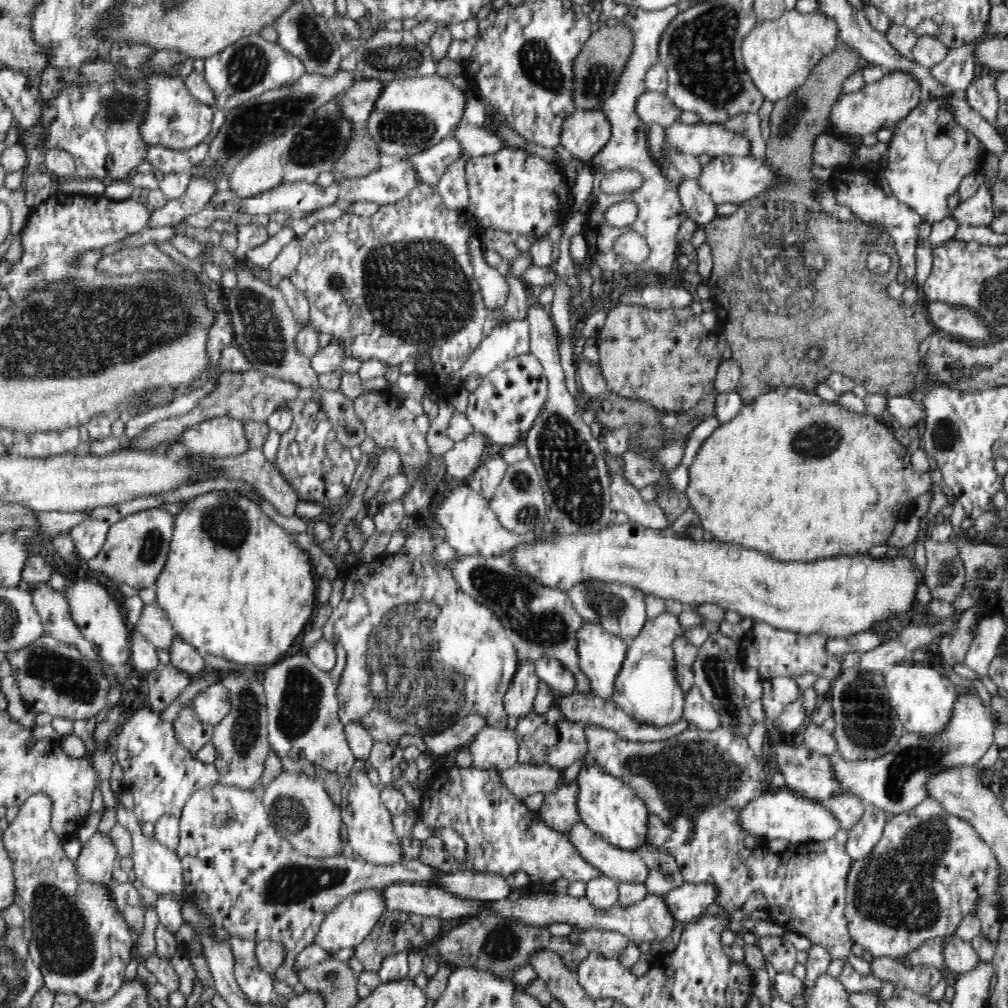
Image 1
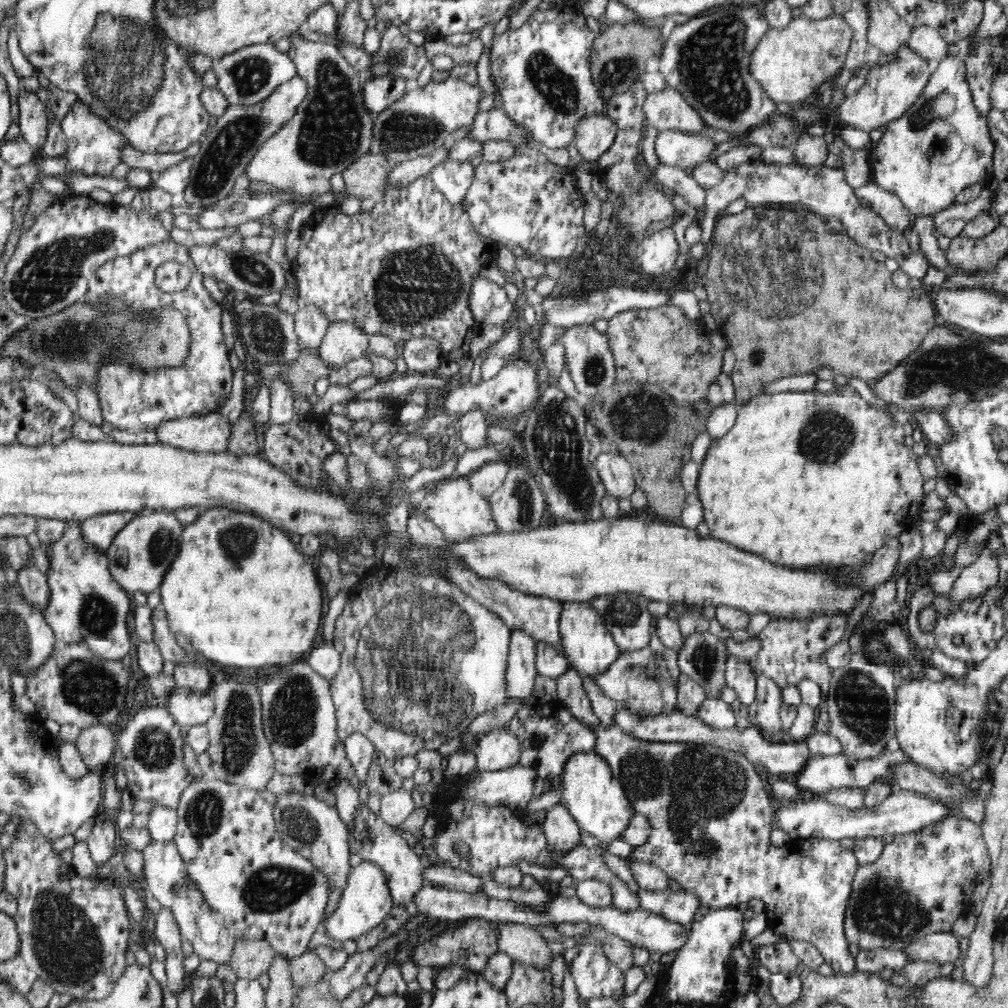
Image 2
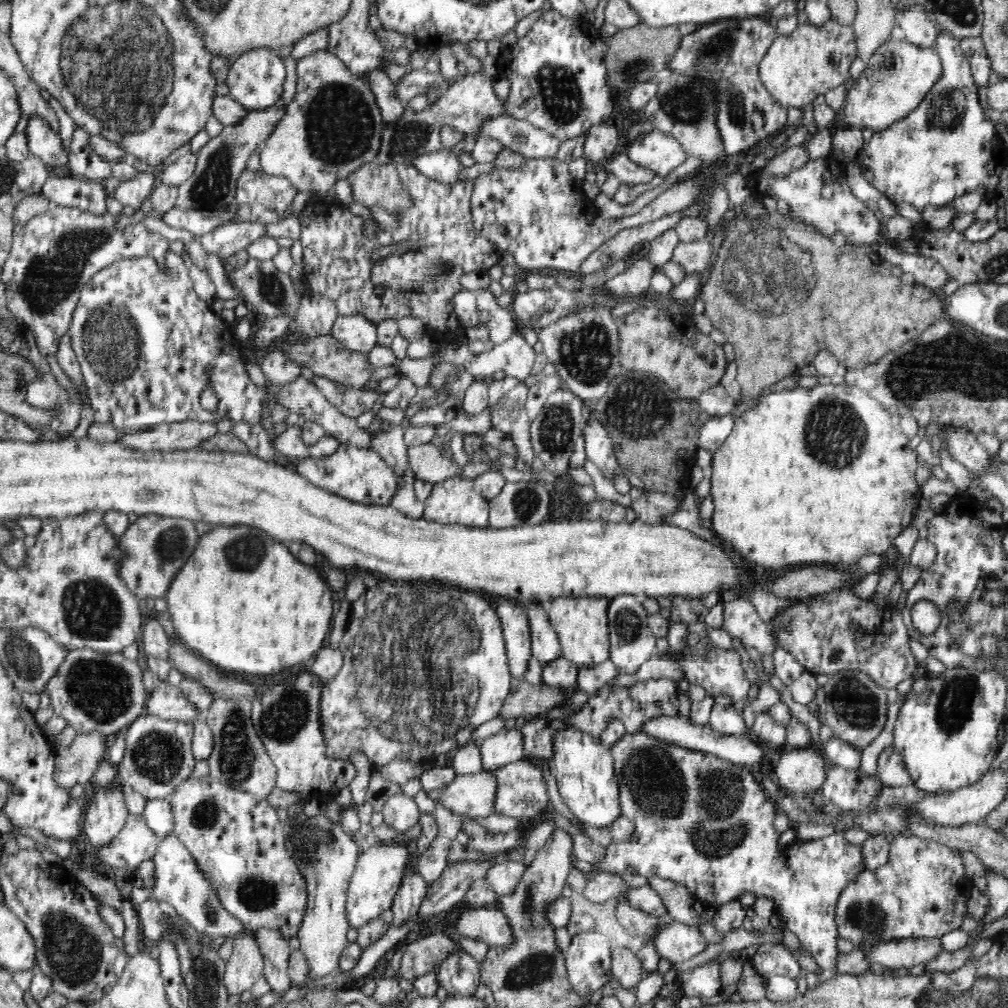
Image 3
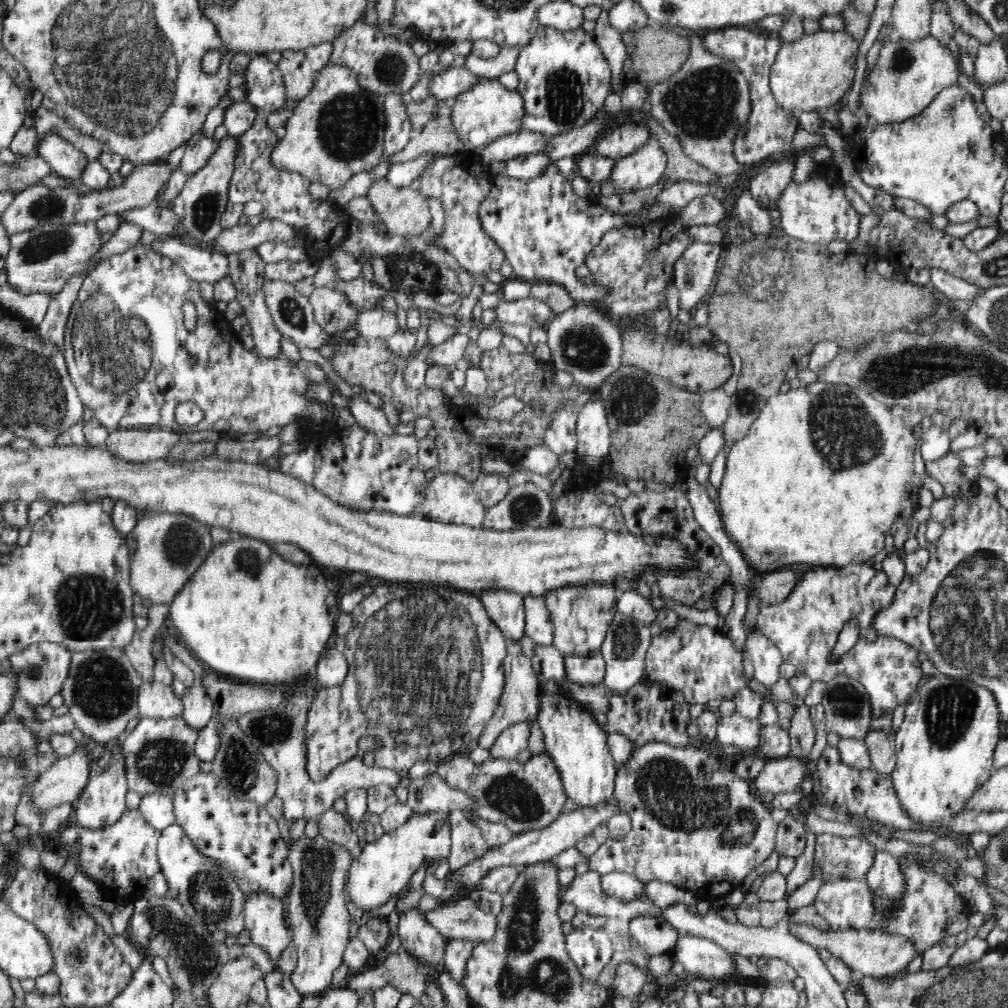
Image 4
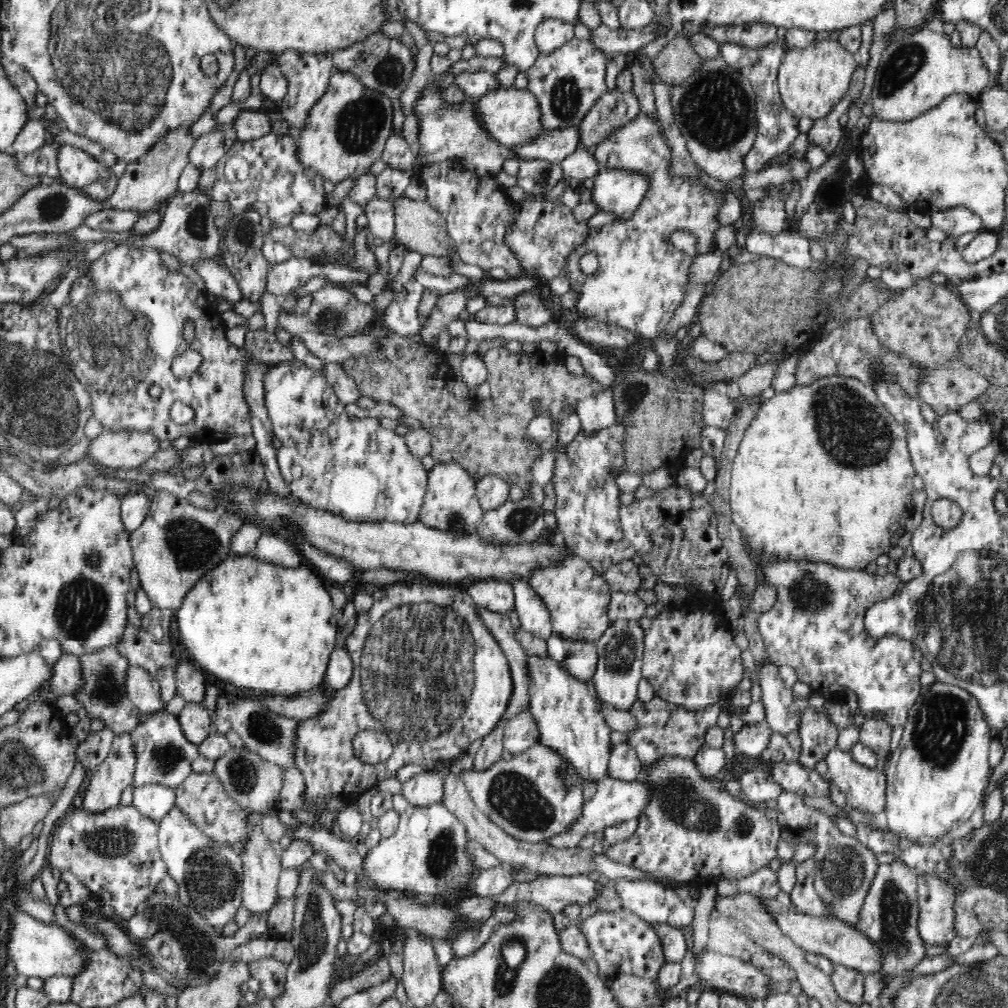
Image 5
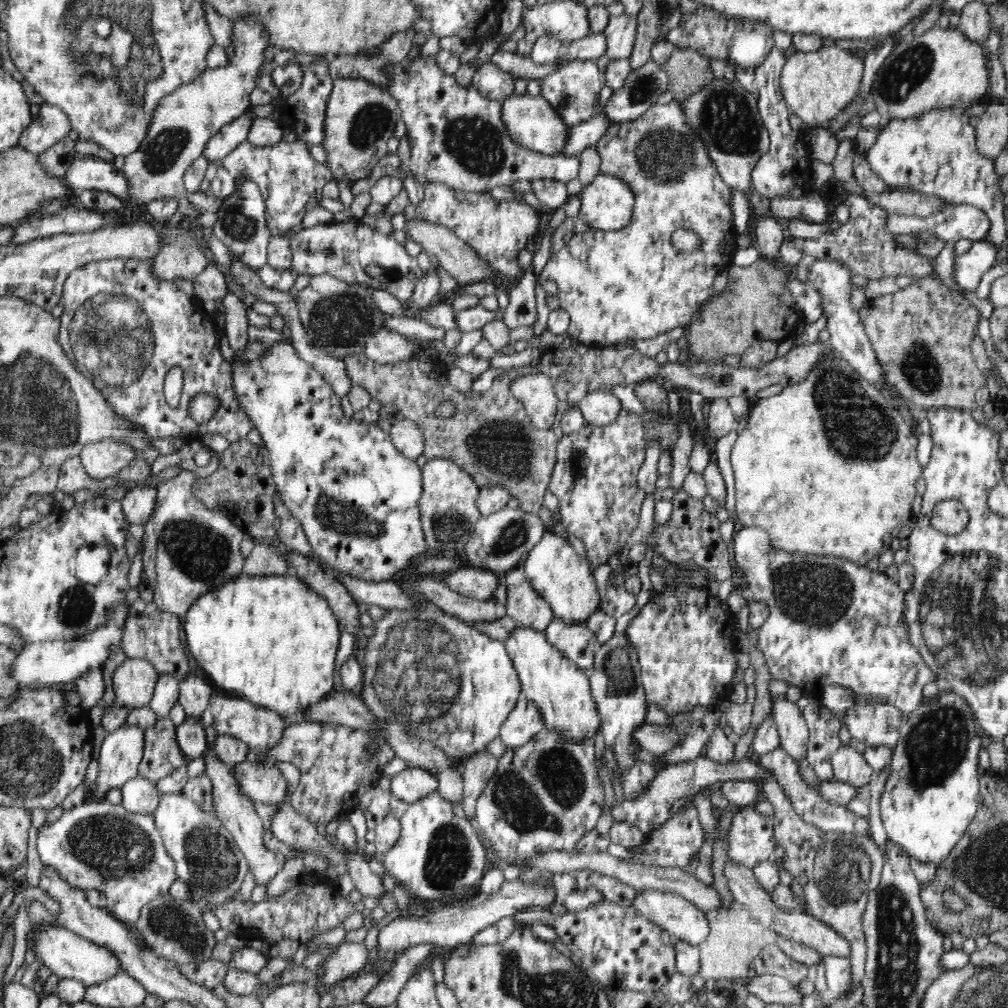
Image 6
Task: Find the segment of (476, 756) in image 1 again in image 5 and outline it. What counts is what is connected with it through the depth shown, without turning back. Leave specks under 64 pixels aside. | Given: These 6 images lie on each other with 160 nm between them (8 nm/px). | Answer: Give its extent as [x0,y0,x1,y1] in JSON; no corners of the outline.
[502,708,540,753]

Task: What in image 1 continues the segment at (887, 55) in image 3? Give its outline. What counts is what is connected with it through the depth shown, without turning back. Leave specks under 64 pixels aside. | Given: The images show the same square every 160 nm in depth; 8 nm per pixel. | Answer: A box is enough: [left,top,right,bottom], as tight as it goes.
[831,71,921,139]

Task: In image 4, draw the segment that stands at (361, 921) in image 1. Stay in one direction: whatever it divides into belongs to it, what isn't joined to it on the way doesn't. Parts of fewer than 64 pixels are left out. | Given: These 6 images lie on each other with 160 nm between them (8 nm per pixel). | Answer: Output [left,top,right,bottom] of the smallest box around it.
[346,813,451,908]

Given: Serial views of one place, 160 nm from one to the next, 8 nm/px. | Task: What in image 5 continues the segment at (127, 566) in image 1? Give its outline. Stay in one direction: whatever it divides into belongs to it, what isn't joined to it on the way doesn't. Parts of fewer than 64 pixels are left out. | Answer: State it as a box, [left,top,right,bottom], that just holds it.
[130,490,243,611]

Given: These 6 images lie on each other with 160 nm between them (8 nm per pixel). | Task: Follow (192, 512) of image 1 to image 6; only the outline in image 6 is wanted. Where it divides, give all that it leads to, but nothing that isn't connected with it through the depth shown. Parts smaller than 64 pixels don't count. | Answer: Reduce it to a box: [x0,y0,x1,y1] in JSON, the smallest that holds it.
[182,574,342,724]

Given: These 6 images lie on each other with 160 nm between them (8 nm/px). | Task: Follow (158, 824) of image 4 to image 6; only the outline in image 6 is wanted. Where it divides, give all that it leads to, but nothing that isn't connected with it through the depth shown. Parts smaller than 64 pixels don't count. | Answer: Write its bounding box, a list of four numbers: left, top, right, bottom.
[120,777,160,813]

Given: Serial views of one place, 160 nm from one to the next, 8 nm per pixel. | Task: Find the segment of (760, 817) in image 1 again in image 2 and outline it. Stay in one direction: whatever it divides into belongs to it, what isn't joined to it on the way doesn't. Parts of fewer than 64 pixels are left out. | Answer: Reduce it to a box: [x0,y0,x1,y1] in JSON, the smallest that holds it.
[775,788,955,840]

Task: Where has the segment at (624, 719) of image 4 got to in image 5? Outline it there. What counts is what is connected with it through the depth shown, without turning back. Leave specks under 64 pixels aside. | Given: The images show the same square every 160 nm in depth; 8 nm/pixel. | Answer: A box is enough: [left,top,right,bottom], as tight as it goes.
[628,696,721,766]

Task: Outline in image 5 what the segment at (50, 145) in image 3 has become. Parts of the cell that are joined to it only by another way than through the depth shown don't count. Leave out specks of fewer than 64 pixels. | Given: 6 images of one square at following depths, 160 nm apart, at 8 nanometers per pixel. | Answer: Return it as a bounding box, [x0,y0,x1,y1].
[58,145,114,190]

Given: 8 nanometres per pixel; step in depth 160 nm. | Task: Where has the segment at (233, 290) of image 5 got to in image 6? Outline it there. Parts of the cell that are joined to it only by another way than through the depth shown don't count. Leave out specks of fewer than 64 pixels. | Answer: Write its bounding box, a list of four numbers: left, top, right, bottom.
[223,293,248,354]

